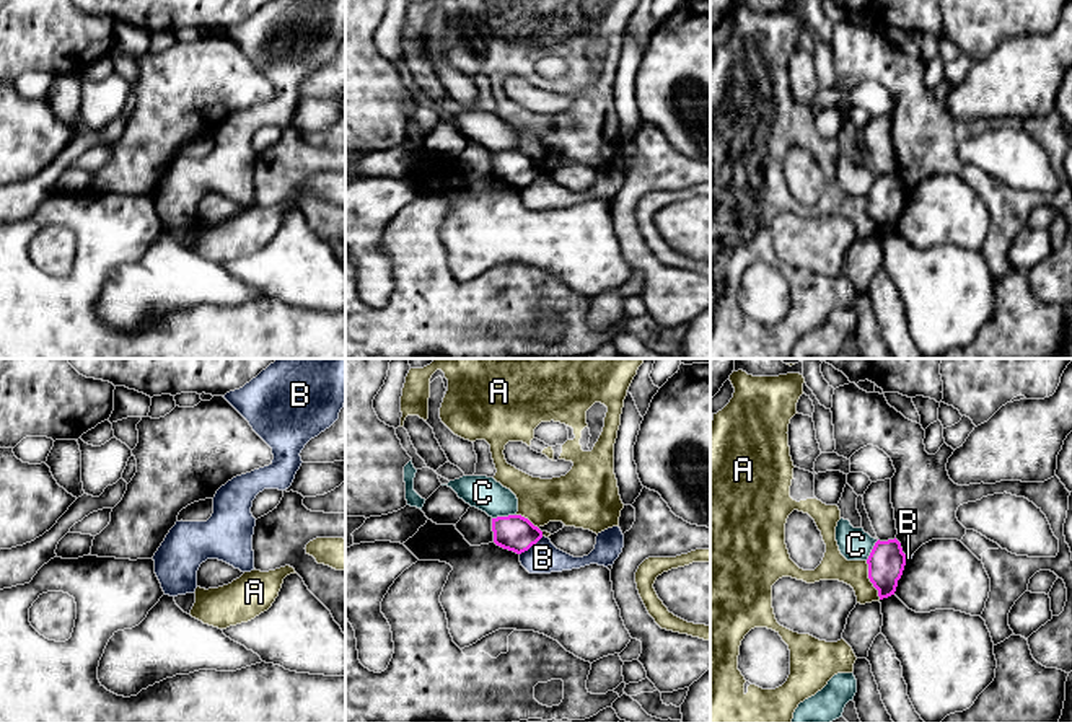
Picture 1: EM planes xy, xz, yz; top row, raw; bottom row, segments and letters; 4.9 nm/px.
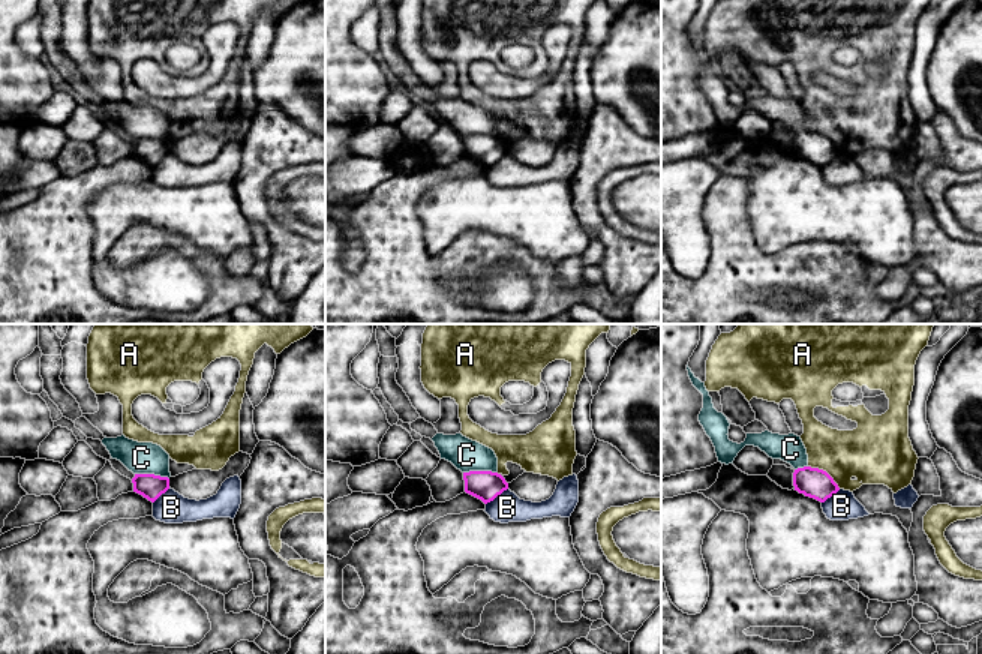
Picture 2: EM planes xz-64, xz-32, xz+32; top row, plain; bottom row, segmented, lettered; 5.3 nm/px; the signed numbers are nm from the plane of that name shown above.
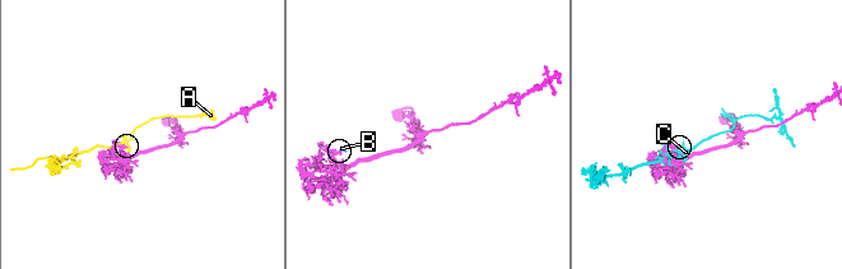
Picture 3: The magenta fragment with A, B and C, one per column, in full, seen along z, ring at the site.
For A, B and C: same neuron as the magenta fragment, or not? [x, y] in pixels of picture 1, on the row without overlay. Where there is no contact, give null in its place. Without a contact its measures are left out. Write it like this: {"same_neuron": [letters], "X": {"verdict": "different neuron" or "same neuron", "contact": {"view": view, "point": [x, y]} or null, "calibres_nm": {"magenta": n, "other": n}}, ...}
{"same_neuron": [], "A": {"verdict": "different neuron", "contact": {"view": "yz", "point": [870, 215]}, "calibres_nm": {"magenta": 180, "other": 140}}, "B": {"verdict": "different neuron", "contact": {"view": "xz", "point": [531, 180]}, "calibres_nm": {"magenta": 180, "other": 160}}, "C": {"verdict": "different neuron", "contact": {"view": "xz", "point": [504, 152]}, "calibres_nm": {"magenta": 180, "other": 160}}}

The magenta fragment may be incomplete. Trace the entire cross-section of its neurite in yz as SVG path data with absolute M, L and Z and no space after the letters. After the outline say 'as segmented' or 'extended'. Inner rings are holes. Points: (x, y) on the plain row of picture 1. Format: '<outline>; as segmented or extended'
M894 174L876 176L868 194L868 214L878 225L880 235L894 230L898 215L906 200L906 189L901 178Z; as segmented

